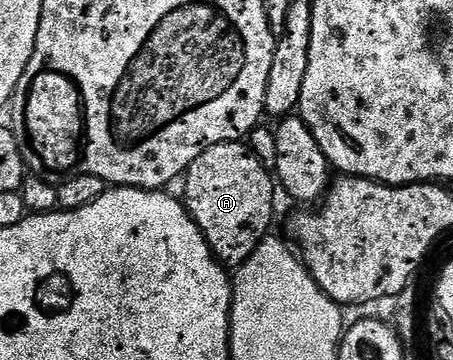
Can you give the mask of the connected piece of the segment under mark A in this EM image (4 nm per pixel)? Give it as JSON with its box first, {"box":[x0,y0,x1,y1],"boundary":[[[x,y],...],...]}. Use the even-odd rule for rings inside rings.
{"box":[182,140,278,269],"boundary":[[[231,140],[225,144],[215,144],[205,148],[202,154],[198,154],[198,158],[194,158],[194,162],[184,173],[183,184],[182,203],[188,209],[193,222],[204,233],[212,255],[225,269],[239,268],[269,235],[268,227],[272,224],[272,211],[276,208],[276,192],[278,193],[273,173],[262,166],[262,162],[253,154],[247,143]]]}

